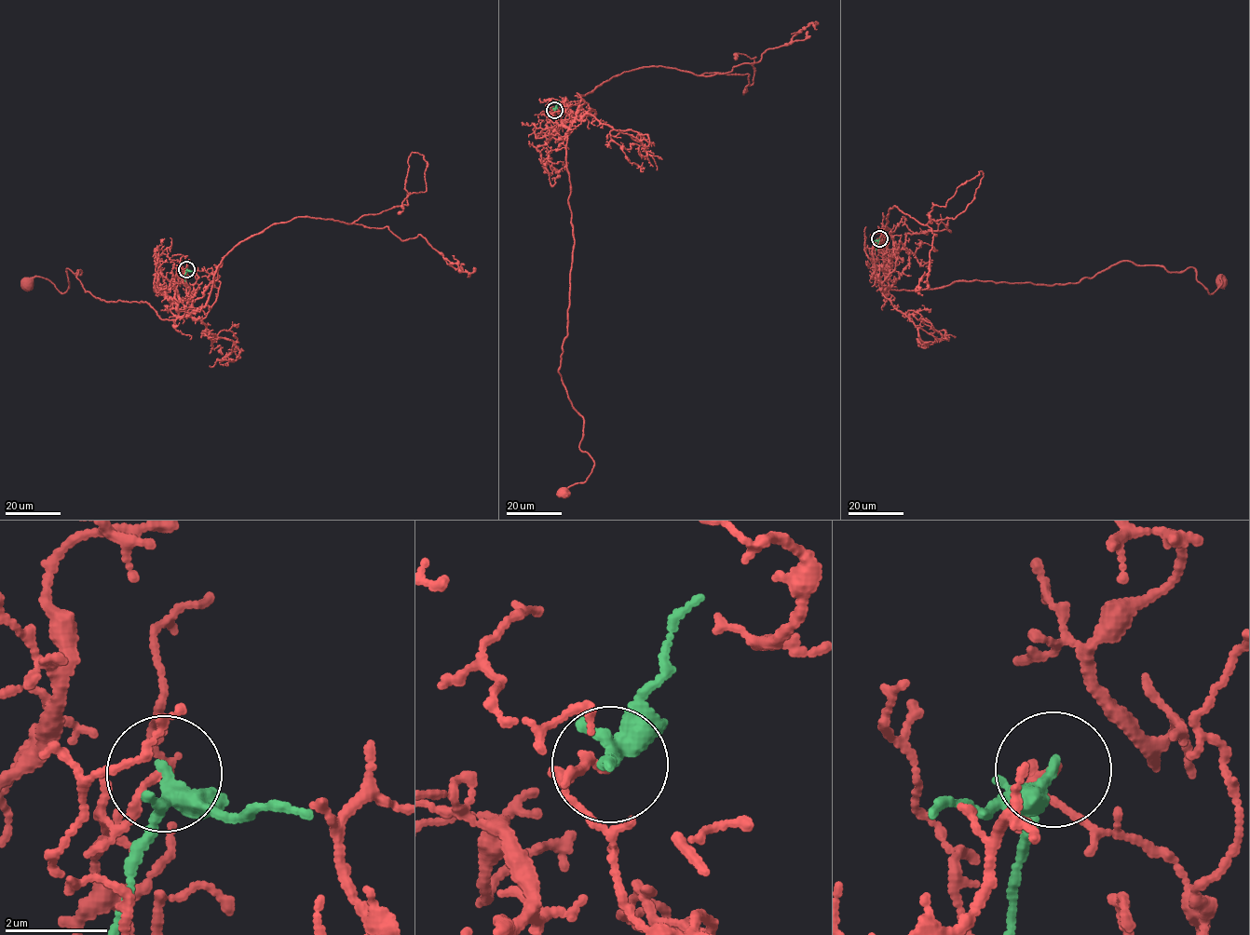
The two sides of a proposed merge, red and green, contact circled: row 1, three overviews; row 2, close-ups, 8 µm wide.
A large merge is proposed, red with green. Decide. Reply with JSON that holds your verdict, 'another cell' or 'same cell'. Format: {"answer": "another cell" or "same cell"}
{"answer": "another cell"}

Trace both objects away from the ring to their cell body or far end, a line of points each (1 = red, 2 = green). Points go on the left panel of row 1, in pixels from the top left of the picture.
1: (186, 269), (169, 319), (148, 303), (95, 297), (79, 269), (67, 268), (63, 292), (39, 277), (27, 284)
2: (186, 269), (185, 280)

